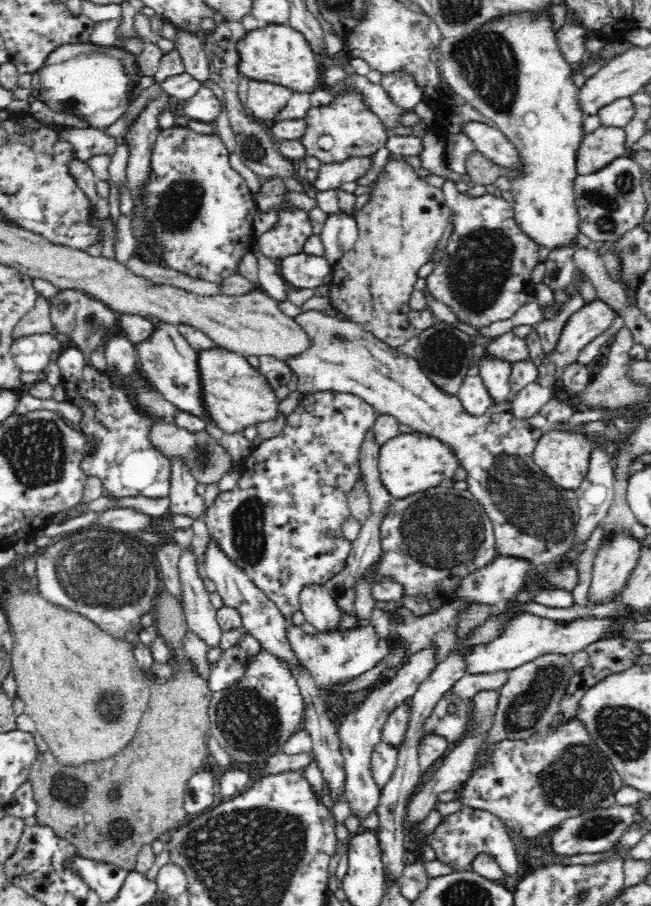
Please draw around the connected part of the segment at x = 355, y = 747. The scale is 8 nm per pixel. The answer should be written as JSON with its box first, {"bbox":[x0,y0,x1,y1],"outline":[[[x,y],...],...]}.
{"bbox":[338,638,442,819],"outline":[[[432,638],[428,644],[424,644],[416,652],[410,652],[392,682],[373,687],[367,695],[366,702],[355,711],[346,714],[338,722],[342,739],[342,752],[345,758],[344,789],[350,801],[351,812],[358,814],[360,819],[375,810],[378,798],[381,795],[378,793],[378,786],[374,784],[374,779],[370,776],[370,760],[375,746],[382,743],[382,724],[384,724],[388,714],[400,705],[404,699],[413,697],[420,684],[434,672],[438,663],[442,660],[440,649],[439,642]]]}

